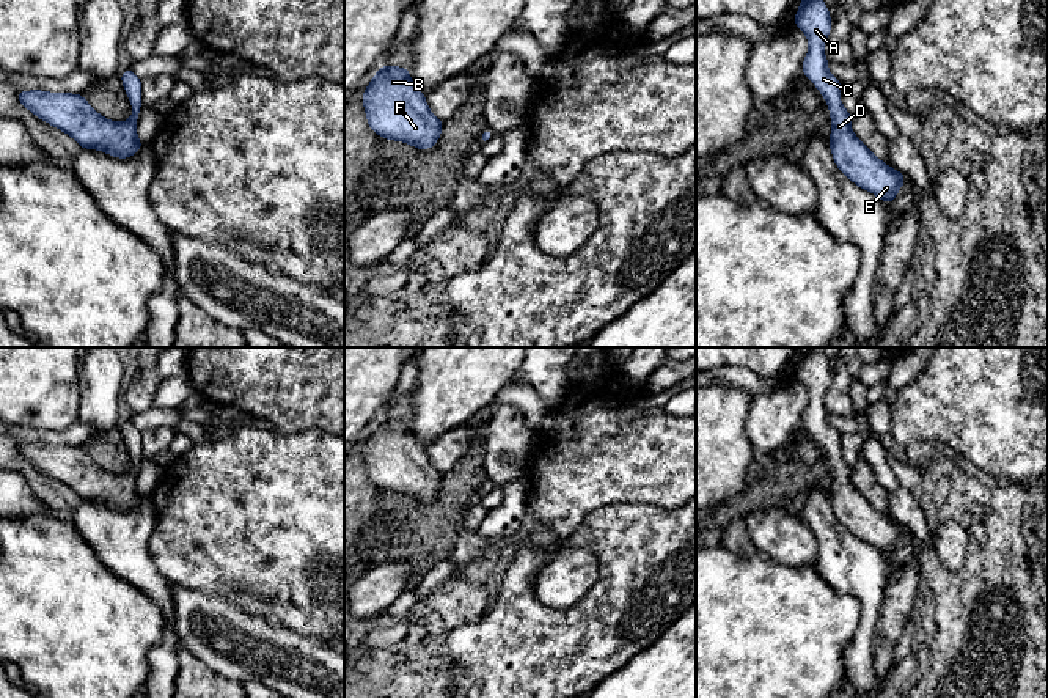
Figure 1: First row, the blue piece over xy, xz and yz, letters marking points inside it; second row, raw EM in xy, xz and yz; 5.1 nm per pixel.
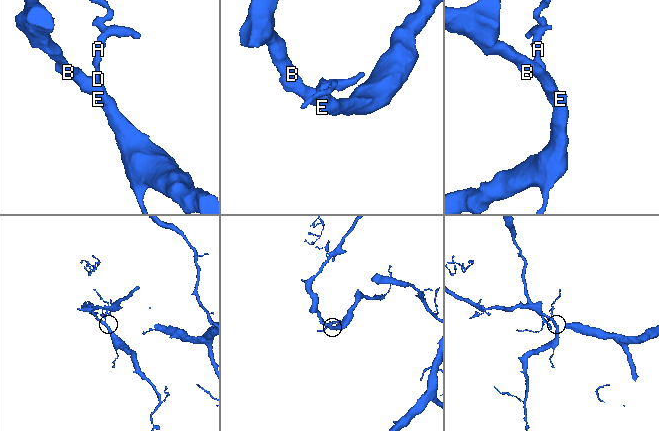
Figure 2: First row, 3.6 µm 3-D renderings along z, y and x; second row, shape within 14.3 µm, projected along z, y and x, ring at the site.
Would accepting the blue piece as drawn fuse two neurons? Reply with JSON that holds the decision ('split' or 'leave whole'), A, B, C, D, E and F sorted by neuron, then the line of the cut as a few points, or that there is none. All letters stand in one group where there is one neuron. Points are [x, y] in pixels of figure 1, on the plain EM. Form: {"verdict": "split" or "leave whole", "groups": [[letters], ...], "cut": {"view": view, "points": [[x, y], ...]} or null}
{"verdict": "leave whole", "groups": [["A", "B", "C", "D", "E", "F"]], "cut": null}

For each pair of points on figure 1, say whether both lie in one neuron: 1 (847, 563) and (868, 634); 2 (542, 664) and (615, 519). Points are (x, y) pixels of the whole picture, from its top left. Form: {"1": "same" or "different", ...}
{"1": "same", "2": "same"}

